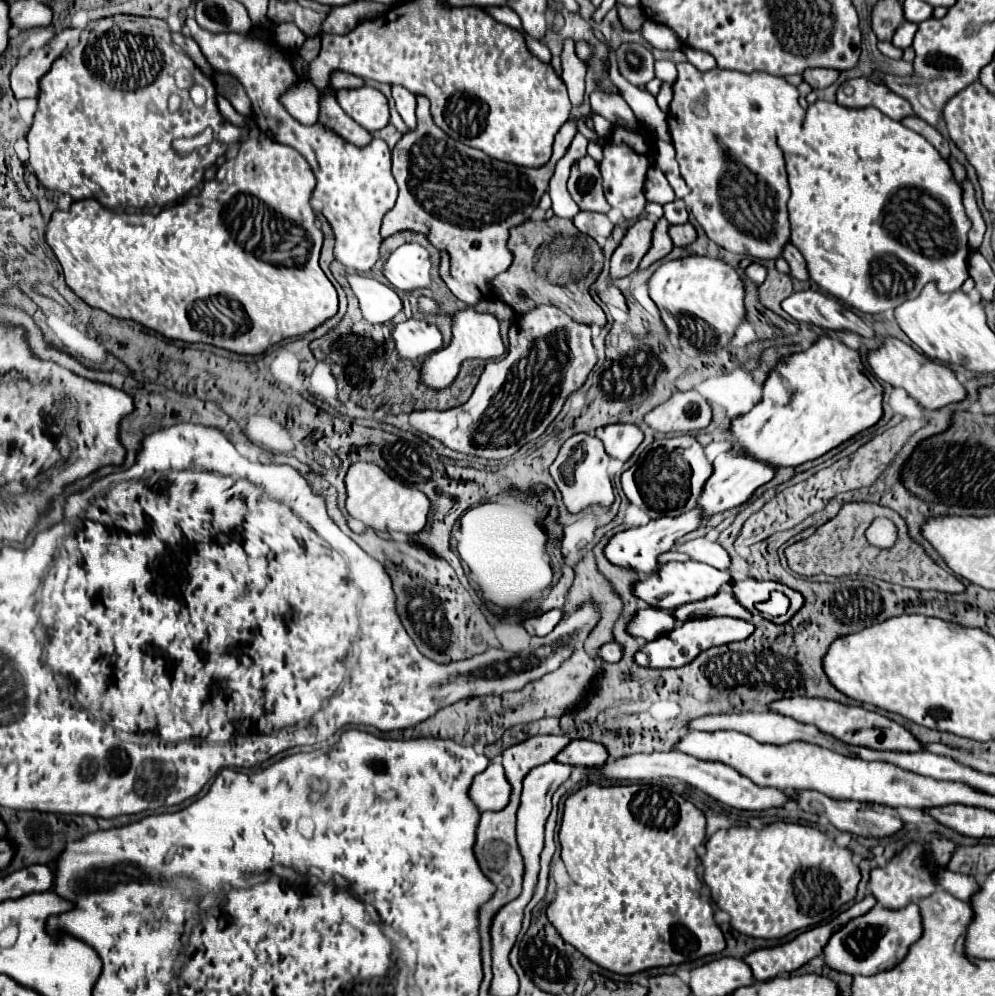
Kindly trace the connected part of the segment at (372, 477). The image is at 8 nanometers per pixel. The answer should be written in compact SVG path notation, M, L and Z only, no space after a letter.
M356 462L350 466L346 474L346 510L352 518L362 520L370 528L378 532L404 532L404 534L418 534L426 526L426 516L430 502L424 492L406 482L390 478L384 470L370 462Z

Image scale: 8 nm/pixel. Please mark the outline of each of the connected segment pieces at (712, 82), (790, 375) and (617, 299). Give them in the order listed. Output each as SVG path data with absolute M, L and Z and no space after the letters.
M690 62L678 64L678 78L672 88L674 98L666 120L676 148L680 174L690 188L688 206L694 218L704 228L706 236L720 248L760 260L778 260L784 246L790 242L786 210L790 188L786 180L784 152L776 142L776 134L788 118L804 118L804 110L798 104L798 90L784 78L768 72L742 74L722 68L700 72Z
M820 336L808 350L792 354L778 364L764 384L762 402L748 414L732 420L730 434L738 440L736 446L750 450L750 454L754 454L754 458L762 458L762 462L774 462L778 468L798 466L826 454L828 450L874 426L882 418L882 394L882 386L868 378L856 350L844 346L836 338Z
M608 286L608 288L604 288L604 290L600 292L600 298L602 298L608 306L612 306L612 308L618 308L618 310L622 310L622 312L628 312L628 308L626 308L626 300L624 300L622 292L620 292L616 286Z

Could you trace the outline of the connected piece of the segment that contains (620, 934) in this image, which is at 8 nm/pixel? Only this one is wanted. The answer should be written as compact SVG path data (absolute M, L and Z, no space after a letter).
M656 782L582 786L564 804L560 846L572 882L558 890L554 902L546 910L552 926L588 960L624 976L722 952L726 948L724 934L714 922L710 900L702 900L702 882L696 876L696 848L704 842L704 836L704 812Z

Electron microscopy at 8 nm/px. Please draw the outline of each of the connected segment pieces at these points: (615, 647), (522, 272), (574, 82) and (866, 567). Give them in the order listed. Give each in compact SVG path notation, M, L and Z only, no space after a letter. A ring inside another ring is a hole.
M610 642L610 644L604 644L598 654L606 662L618 662L622 658L622 652L624 652L624 648L618 642Z
M550 218L550 220L528 220L522 226L510 230L508 240L510 252L514 254L512 266L494 278L492 288L496 296L512 306L518 314L538 306L538 304L552 304L564 310L570 318L582 324L606 324L604 310L592 300L590 286L596 282L598 274L602 272L604 254L602 248L596 244L594 238L584 236L572 220L566 218ZM524 290L526 298L520 298L518 292Z
M566 38L562 44L562 80L568 86L568 96L574 108L578 108L584 100L584 78L586 66L574 58L574 40Z
M850 502L844 504L832 520L828 520L824 526L820 526L810 538L800 540L786 548L786 558L788 566L800 574L800 576L816 576L816 574L826 574L826 576L854 576L854 574L864 574L864 576L874 576L886 582L894 582L900 586L908 588L918 588L918 590L940 590L940 592L964 592L964 584L958 582L950 572L942 570L932 558L926 556L920 544L916 544L908 532L904 520L890 508L880 506L880 504L870 504L870 502ZM884 516L896 524L898 530L898 540L892 548L876 548L868 544L864 530L872 524L874 518Z

